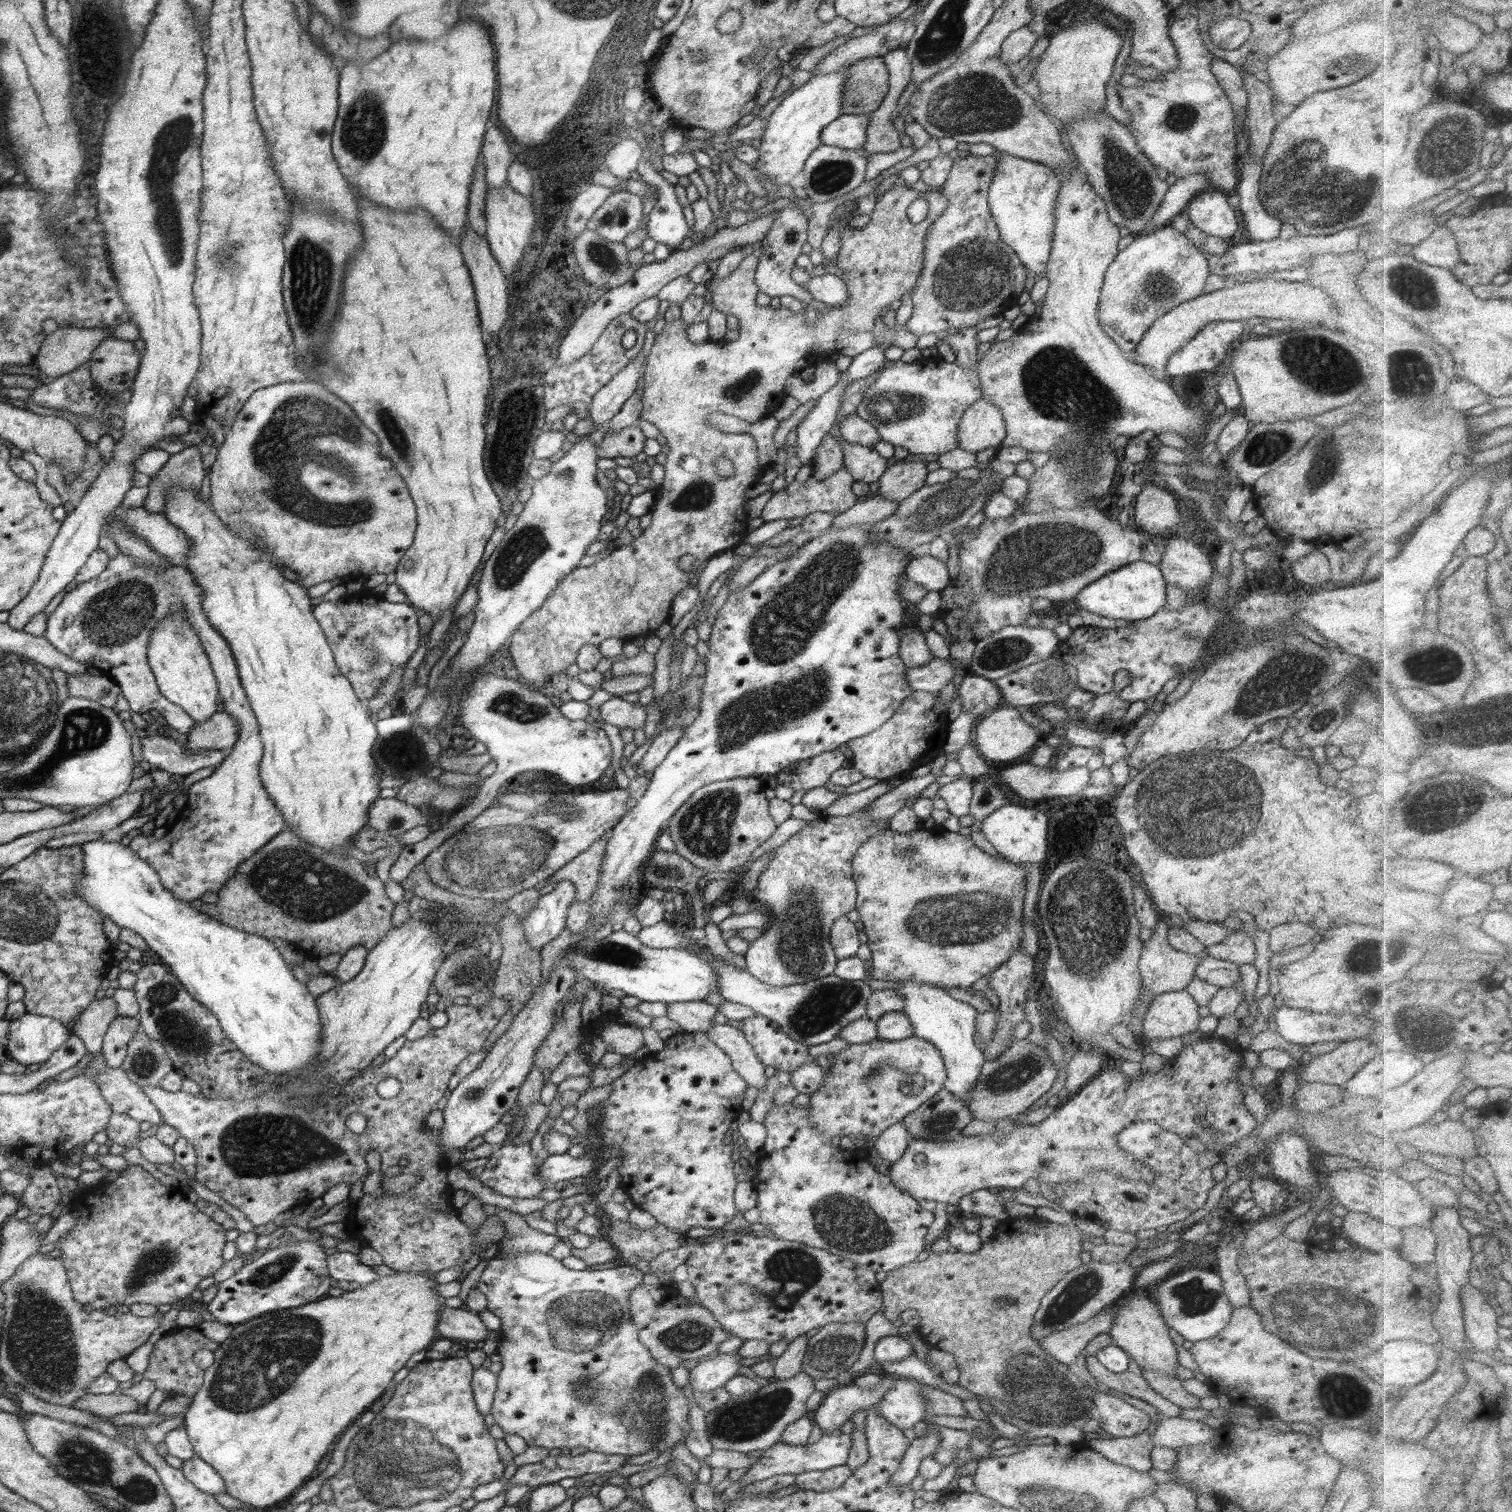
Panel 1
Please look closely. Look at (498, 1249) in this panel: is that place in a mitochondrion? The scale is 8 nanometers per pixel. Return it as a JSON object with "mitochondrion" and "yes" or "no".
{"mitochondrion":"no"}

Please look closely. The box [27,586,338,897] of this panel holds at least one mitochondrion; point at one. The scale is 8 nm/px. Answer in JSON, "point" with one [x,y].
{"point":[82,730]}

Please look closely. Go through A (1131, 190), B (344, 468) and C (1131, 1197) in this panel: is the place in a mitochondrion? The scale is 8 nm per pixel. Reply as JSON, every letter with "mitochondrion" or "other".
{"A":"mitochondrion","B":"mitochondrion","C":"other"}

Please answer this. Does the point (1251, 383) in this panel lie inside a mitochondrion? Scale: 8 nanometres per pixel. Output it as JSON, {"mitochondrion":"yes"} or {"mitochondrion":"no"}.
{"mitochondrion":"no"}

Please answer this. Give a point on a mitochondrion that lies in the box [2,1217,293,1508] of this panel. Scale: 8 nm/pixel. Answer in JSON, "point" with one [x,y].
{"point":[81,1459]}

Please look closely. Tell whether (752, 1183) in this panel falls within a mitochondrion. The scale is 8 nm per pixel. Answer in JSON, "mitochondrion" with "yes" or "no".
{"mitochondrion":"no"}

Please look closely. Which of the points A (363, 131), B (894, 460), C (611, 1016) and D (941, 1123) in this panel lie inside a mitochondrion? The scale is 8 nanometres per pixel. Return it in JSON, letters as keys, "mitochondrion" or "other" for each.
{"A":"mitochondrion","B":"other","C":"other","D":"mitochondrion"}

